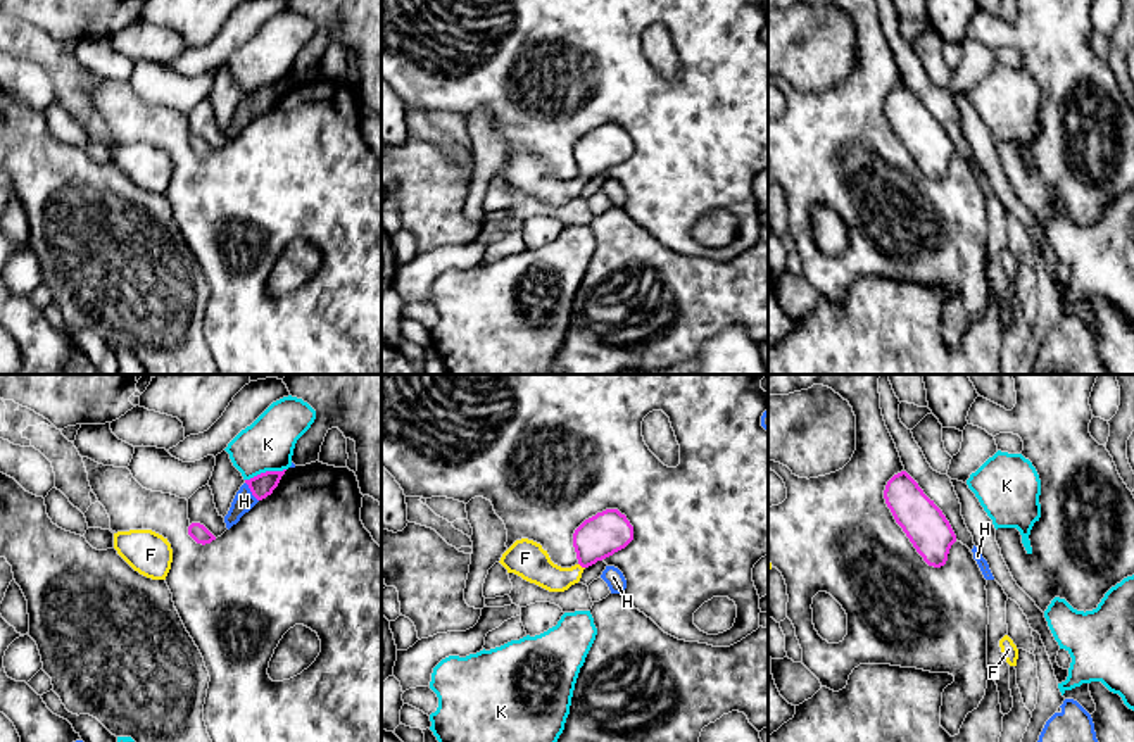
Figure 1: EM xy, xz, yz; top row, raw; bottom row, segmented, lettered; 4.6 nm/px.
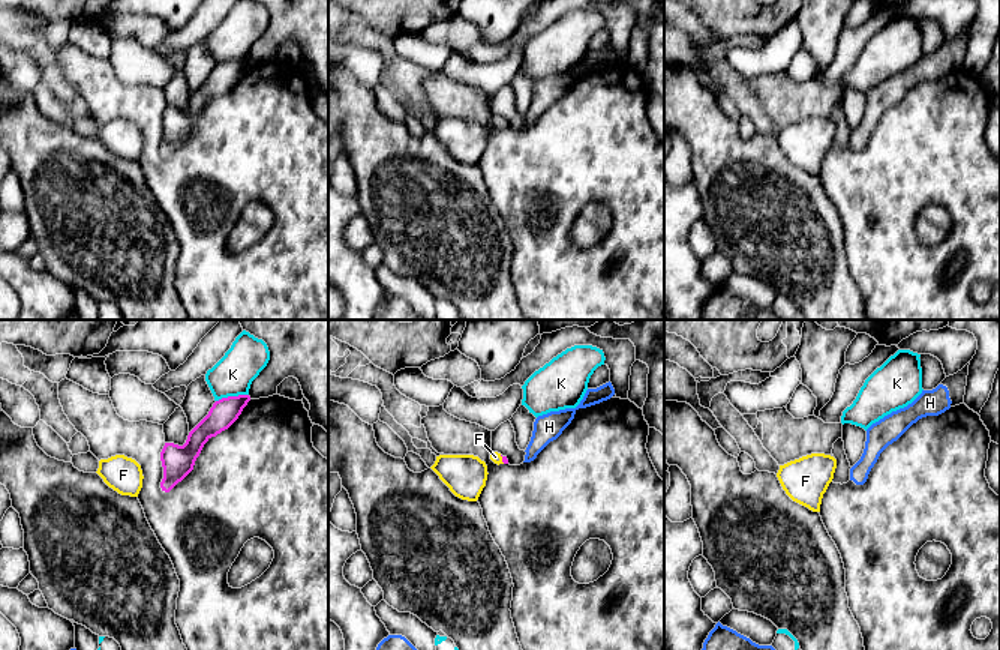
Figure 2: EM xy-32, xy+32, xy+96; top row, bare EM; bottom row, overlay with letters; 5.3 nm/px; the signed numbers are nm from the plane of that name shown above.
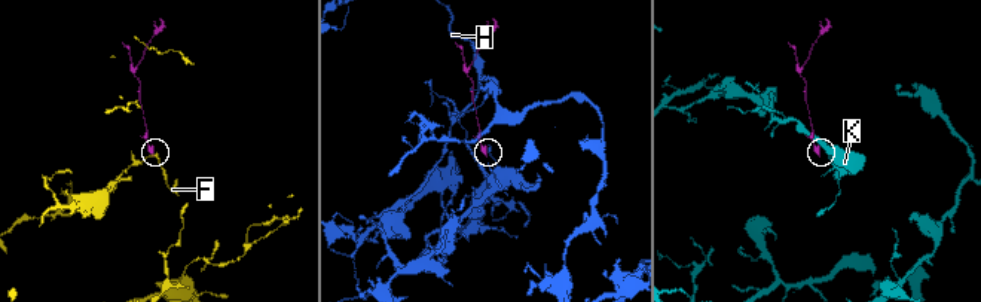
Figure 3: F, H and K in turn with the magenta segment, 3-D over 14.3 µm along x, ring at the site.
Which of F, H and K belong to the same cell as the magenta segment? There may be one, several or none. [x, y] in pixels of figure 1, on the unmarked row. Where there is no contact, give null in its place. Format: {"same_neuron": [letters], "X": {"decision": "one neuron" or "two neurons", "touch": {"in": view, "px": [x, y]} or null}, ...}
{"same_neuron": ["F"], "F": {"decision": "one neuron", "touch": {"in": "xz", "px": [582, 180]}}, "H": {"decision": "two neurons", "touch": {"in": "xy", "px": [251, 104]}}, "K": {"decision": "two neurons", "touch": {"in": "xy", "px": [266, 85]}}}

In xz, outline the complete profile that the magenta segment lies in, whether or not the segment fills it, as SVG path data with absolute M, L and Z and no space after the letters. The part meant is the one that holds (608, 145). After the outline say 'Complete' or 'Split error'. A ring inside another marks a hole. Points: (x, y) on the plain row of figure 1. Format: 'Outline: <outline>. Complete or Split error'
Outline: M606 123L585 133L573 147L578 176L571 181L554 178L540 157L516 154L501 171L507 186L549 205L564 205L578 197L585 181L625 162L633 154L633 140L618 123Z. Split error

